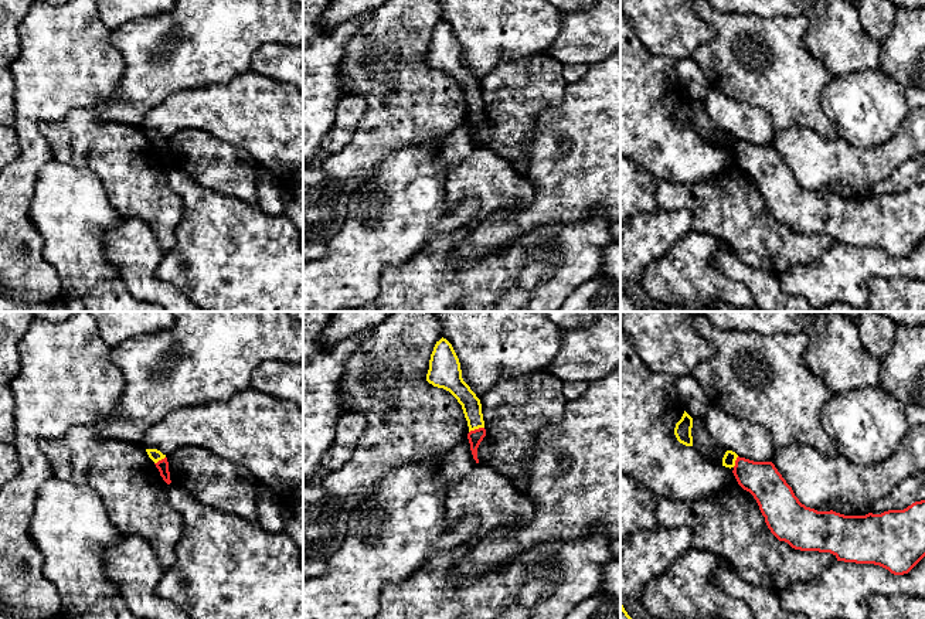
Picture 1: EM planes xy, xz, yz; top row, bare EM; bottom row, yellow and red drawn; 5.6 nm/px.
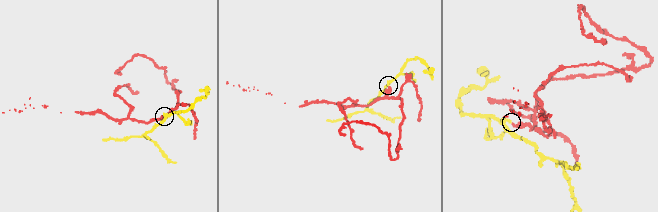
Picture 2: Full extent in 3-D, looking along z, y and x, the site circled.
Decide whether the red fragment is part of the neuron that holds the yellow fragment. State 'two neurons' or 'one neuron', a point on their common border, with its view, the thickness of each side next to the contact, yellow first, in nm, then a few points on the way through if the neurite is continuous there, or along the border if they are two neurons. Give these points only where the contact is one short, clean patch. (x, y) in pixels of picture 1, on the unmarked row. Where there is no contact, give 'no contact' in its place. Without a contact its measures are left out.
two neurons; meets yellow in xz at (476, 111); 110 nm thick on the yellow side, 80 nm on the other; border along xz (483, 109), (469, 115)

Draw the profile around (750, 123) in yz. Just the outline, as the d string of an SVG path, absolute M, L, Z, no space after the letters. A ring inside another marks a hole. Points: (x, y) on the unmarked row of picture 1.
M710 88L704 101L710 119L724 132L754 144L772 144L775 129L761 109Z

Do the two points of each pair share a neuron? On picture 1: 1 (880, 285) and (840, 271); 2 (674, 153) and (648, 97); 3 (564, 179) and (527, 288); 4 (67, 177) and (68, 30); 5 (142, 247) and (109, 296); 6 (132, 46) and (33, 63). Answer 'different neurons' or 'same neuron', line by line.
1: different neurons
2: same neuron
3: different neurons
4: different neurons
5: different neurons
6: different neurons

